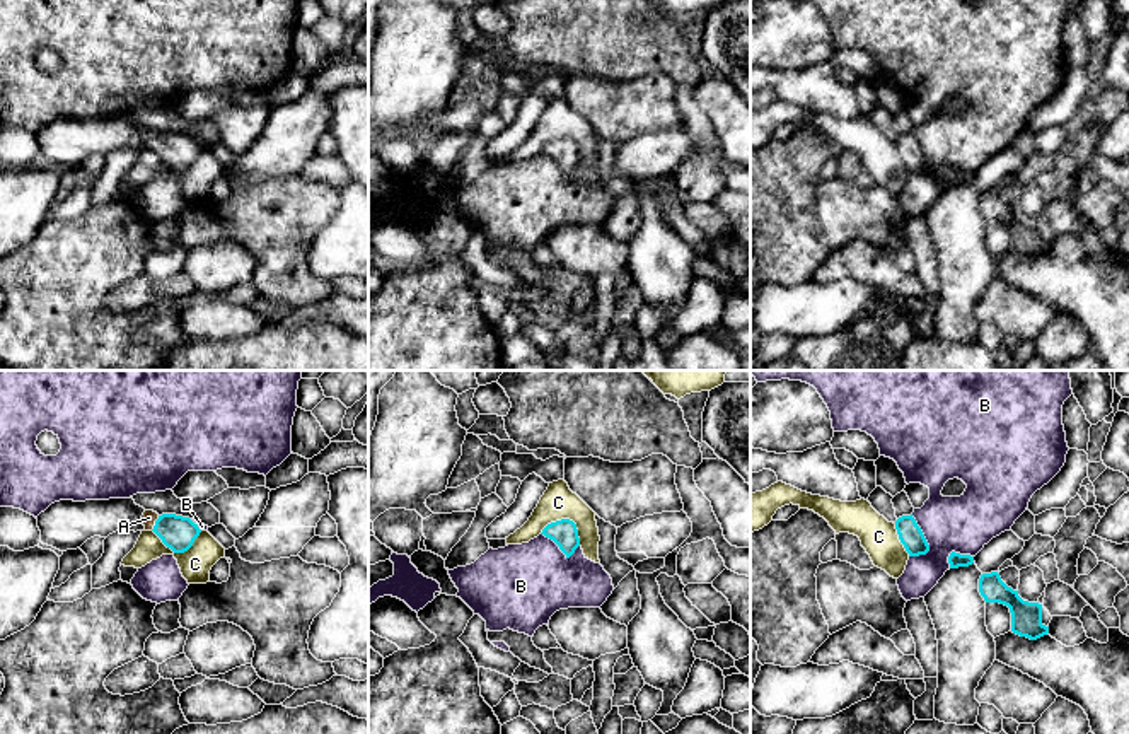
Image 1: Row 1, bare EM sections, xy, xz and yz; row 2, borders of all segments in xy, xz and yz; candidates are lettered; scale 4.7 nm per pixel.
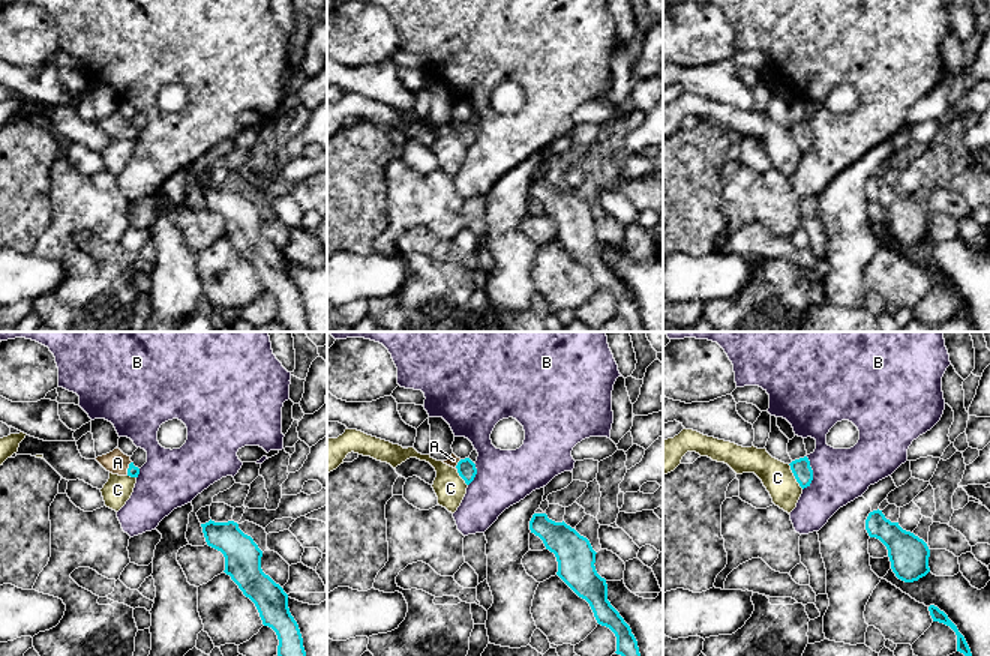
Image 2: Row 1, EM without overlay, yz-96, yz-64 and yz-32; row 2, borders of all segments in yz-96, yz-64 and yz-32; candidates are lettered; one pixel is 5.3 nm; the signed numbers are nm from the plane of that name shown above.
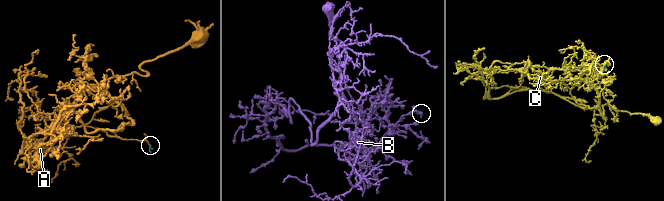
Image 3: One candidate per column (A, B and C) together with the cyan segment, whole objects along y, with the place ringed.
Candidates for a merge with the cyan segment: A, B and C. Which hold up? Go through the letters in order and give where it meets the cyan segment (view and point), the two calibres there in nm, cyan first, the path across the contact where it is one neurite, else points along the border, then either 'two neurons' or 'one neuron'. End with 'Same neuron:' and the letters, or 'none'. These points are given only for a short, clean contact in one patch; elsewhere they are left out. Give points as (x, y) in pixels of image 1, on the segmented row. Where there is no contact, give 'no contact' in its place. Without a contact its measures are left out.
A: contact xy (156, 523); calibres 160 and 70 nm; way xy (178, 533), (156, 523), (149, 518); one neuron
B: contact yz (925, 538); calibres 110 and 280 nm; border yz (911, 514), (928, 545), (928, 550), (918, 557); two neurons
C: contact xz (568, 519); calibres 120 and 160 nm; two neurons
Same neuron: A

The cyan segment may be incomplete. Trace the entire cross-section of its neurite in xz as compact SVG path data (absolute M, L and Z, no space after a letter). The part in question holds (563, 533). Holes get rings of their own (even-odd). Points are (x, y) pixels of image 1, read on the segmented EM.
M561 519L547 524L542 533L546 538L553 539L559 550L570 558L580 546L576 524L570 519Z

